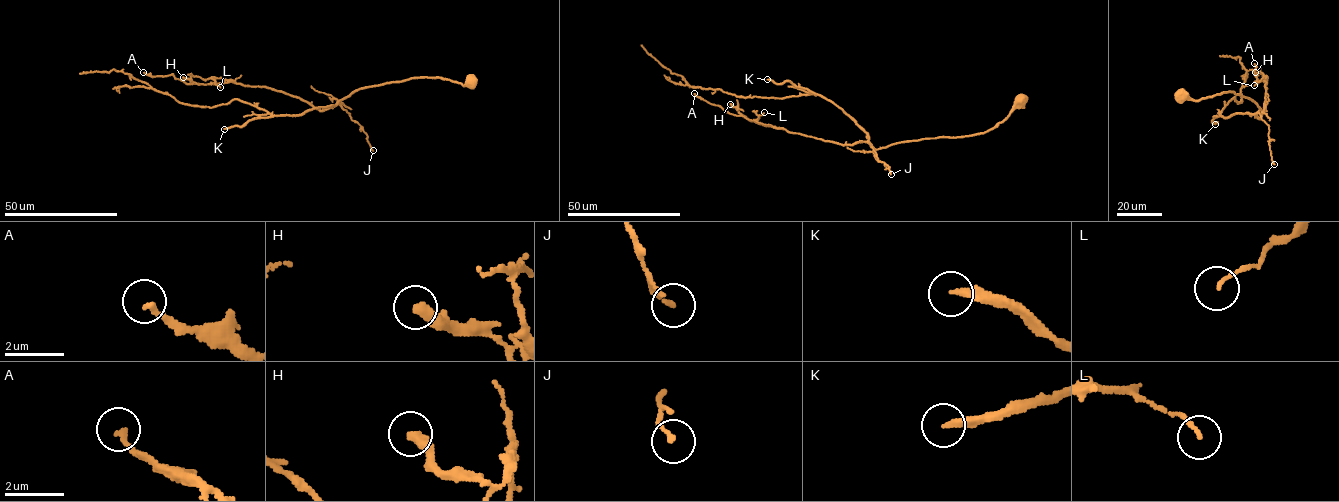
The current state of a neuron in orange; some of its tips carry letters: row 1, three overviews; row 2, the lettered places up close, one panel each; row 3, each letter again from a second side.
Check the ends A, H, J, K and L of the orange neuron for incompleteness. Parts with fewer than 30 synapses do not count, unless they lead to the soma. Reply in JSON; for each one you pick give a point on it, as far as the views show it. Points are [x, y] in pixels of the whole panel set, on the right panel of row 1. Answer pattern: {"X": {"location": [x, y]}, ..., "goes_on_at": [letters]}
{"K": {"location": [1215, 124]}, "goes_on_at": ["K"]}

